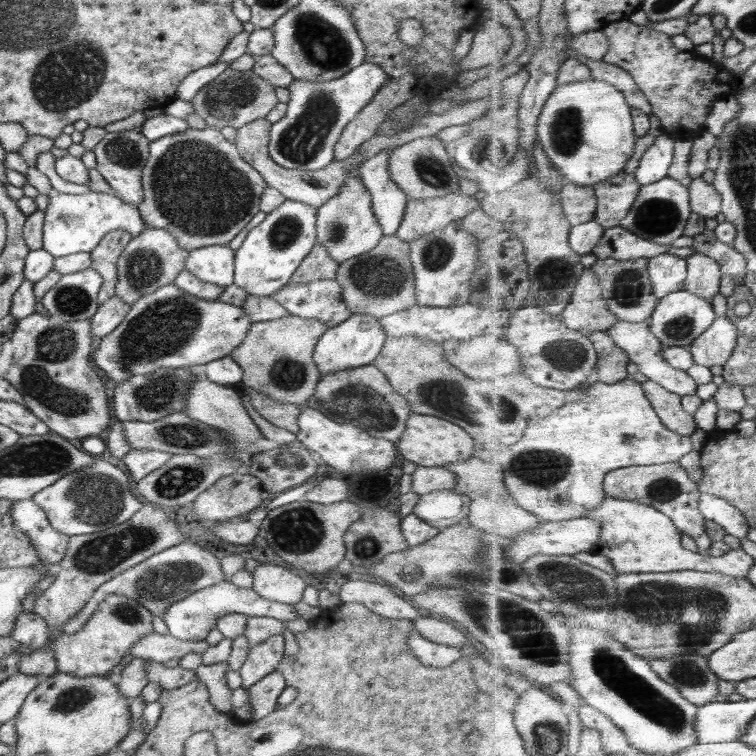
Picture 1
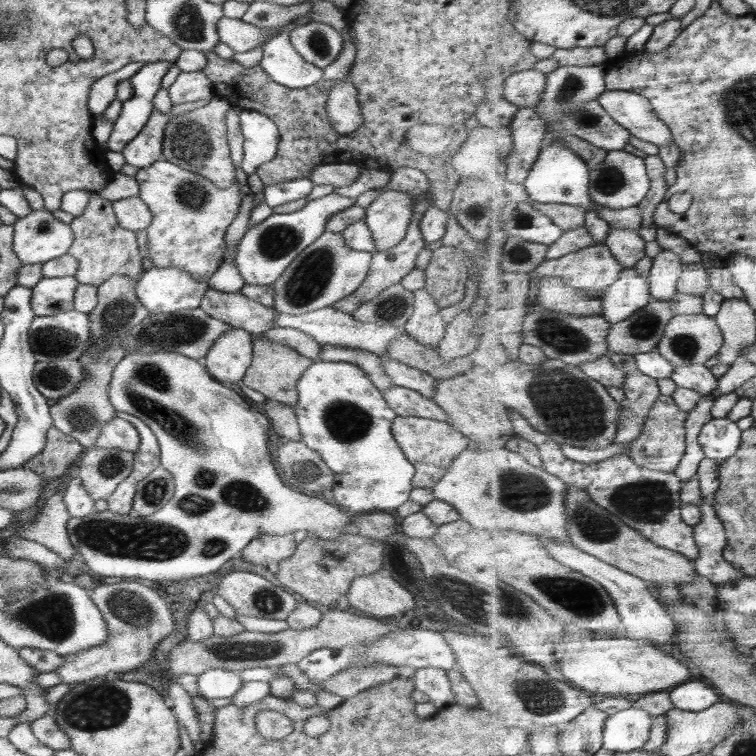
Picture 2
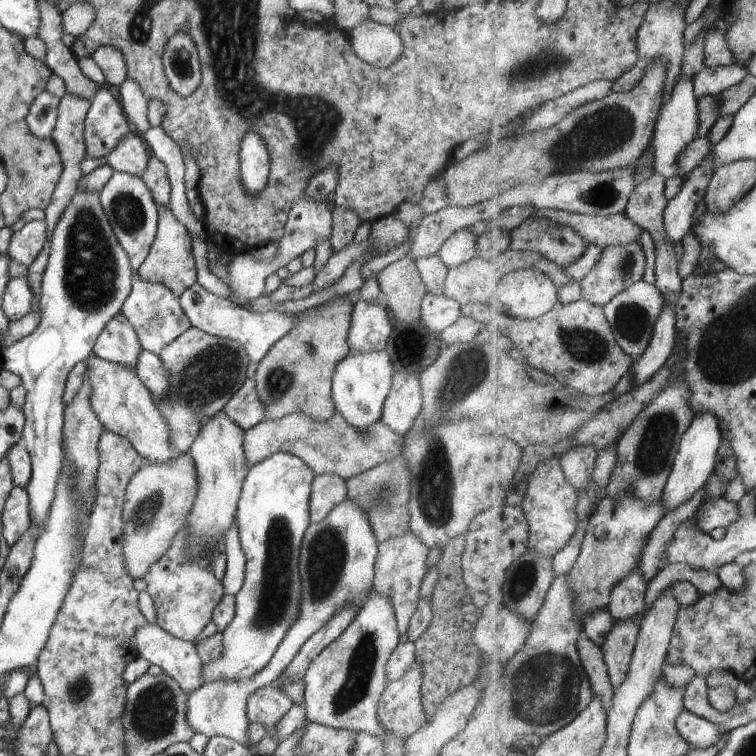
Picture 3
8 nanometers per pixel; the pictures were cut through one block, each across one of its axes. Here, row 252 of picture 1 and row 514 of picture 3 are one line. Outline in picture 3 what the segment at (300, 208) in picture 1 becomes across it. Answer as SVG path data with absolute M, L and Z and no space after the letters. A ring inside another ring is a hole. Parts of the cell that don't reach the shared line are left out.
M274 453L268 458L261 460L259 463L252 465L249 468L248 474L242 483L241 495L237 504L237 511L235 512L235 523L237 524L238 536L242 550L244 551L246 562L245 562L245 579L240 589L240 592L235 594L235 615L232 622L225 628L223 632L223 649L222 656L219 659L212 660L208 663L203 662L203 679L204 683L212 682L220 679L228 680L240 680L247 679L254 676L256 672L261 671L268 661L274 656L277 651L278 645L284 640L288 628L292 626L293 620L297 617L297 608L300 602L300 591L301 591L301 578L300 571L298 568L299 554L303 536L309 527L309 498L311 493L311 484L315 474L310 470L309 466L306 466L300 458L288 453Z

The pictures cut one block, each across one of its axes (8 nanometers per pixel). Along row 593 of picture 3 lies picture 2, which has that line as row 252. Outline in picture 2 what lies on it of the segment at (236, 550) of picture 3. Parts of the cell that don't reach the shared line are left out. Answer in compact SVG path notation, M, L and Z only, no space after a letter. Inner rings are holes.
M239 243L226 249L222 264L207 281L208 288L222 292L240 293L240 289L246 282L244 282L242 275L240 275L240 271L238 271L238 263L236 263L238 246Z

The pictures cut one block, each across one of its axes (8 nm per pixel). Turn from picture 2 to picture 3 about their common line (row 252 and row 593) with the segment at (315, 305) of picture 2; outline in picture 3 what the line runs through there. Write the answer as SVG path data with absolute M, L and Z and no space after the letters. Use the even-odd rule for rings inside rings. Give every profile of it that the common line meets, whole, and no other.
M346 498L323 521L312 523L307 528L299 554L301 591L296 620L288 628L274 656L254 676L240 680L220 679L207 682L187 696L187 719L196 733L208 738L224 736L243 748L249 746L247 732L252 719L249 717L247 702L250 696L258 689L276 682L308 638L334 615L353 605L361 606L362 595L368 593L373 586L374 567L379 551L378 541L361 508Z

